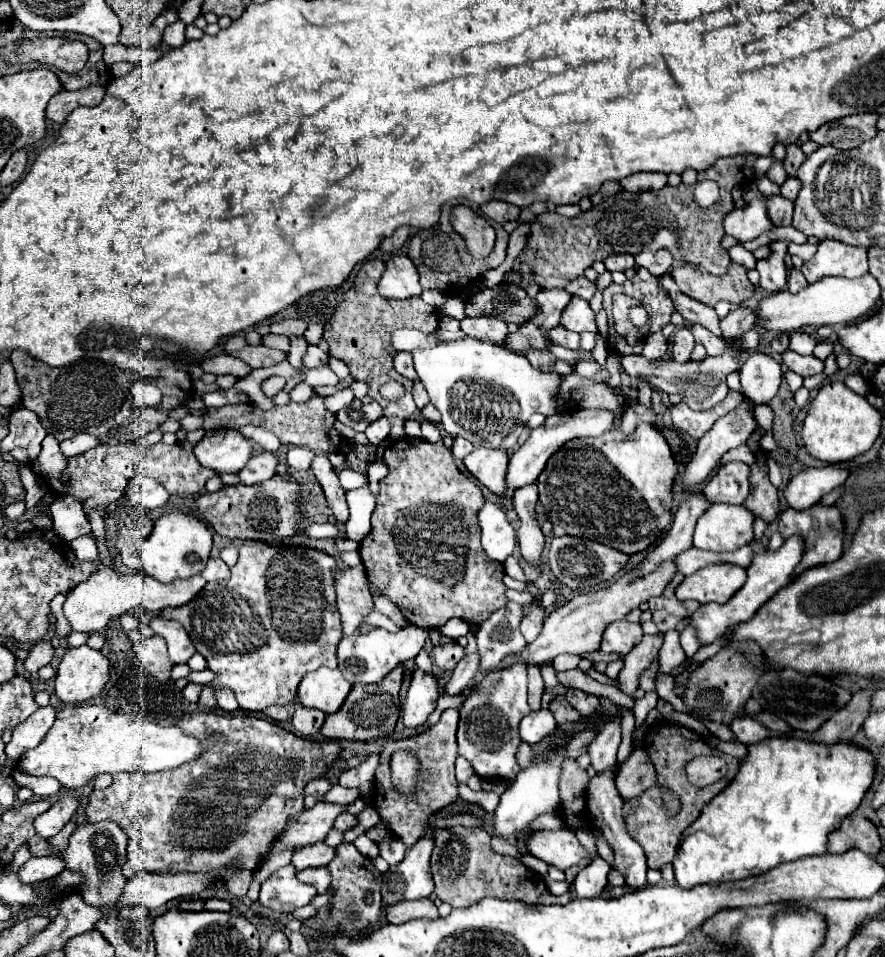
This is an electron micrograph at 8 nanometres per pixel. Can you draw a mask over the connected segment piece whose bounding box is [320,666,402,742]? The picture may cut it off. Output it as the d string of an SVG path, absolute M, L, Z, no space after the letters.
M400 666L394 668L388 676L384 676L384 680L378 684L354 684L342 708L326 716L320 734L328 740L364 740L364 742L390 734L396 726L400 712L400 700L398 700L400 684L402 684Z

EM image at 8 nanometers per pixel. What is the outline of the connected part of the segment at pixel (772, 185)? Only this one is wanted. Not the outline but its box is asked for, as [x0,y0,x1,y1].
[756,176,780,196]

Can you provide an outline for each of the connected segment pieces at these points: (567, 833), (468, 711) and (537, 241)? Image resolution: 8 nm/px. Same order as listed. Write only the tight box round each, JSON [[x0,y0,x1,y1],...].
[[526,830,592,872],[458,664,530,782],[512,156,754,288]]

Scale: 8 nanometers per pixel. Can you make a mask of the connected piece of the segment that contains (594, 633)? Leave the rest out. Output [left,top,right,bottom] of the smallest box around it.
[506,560,676,666]

